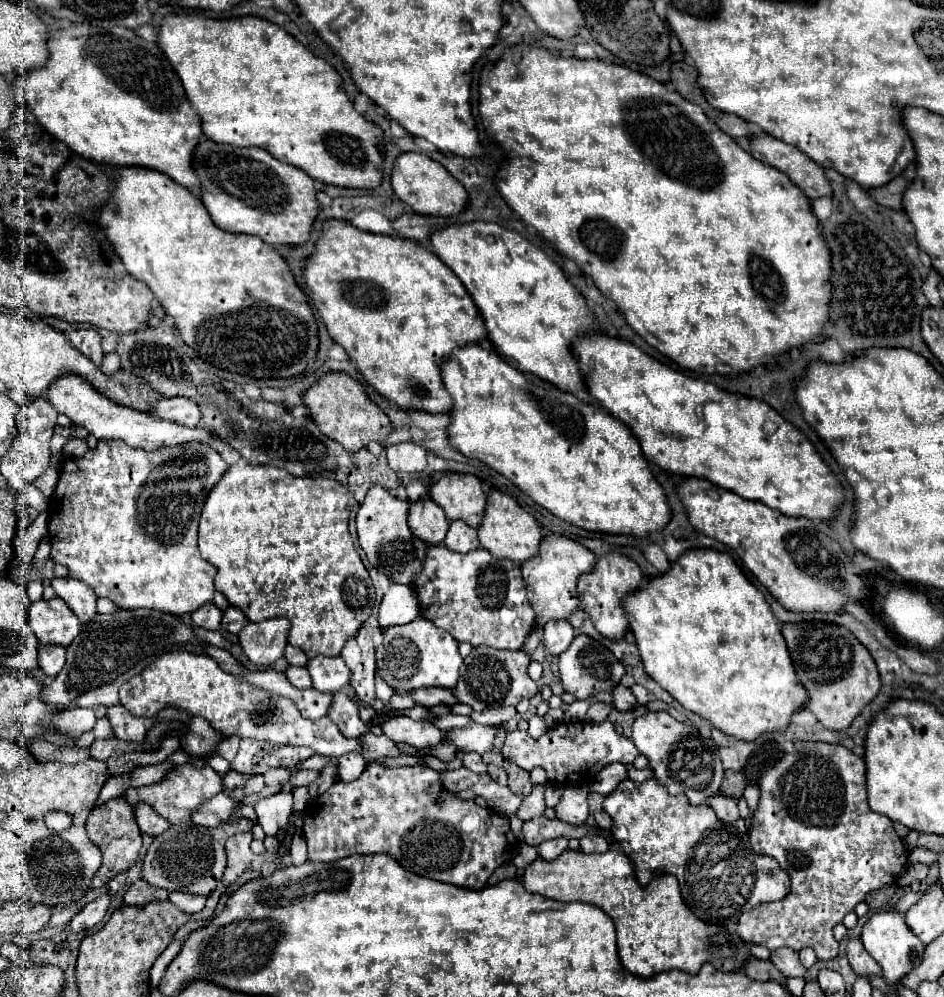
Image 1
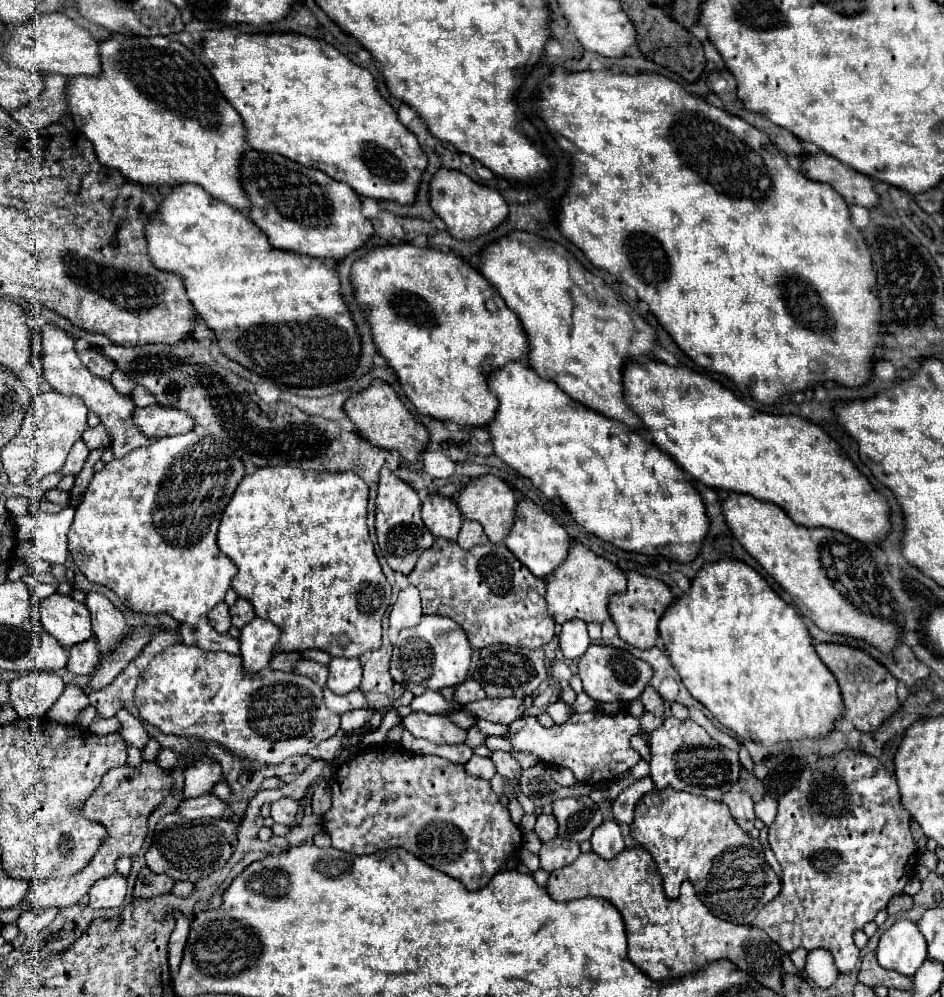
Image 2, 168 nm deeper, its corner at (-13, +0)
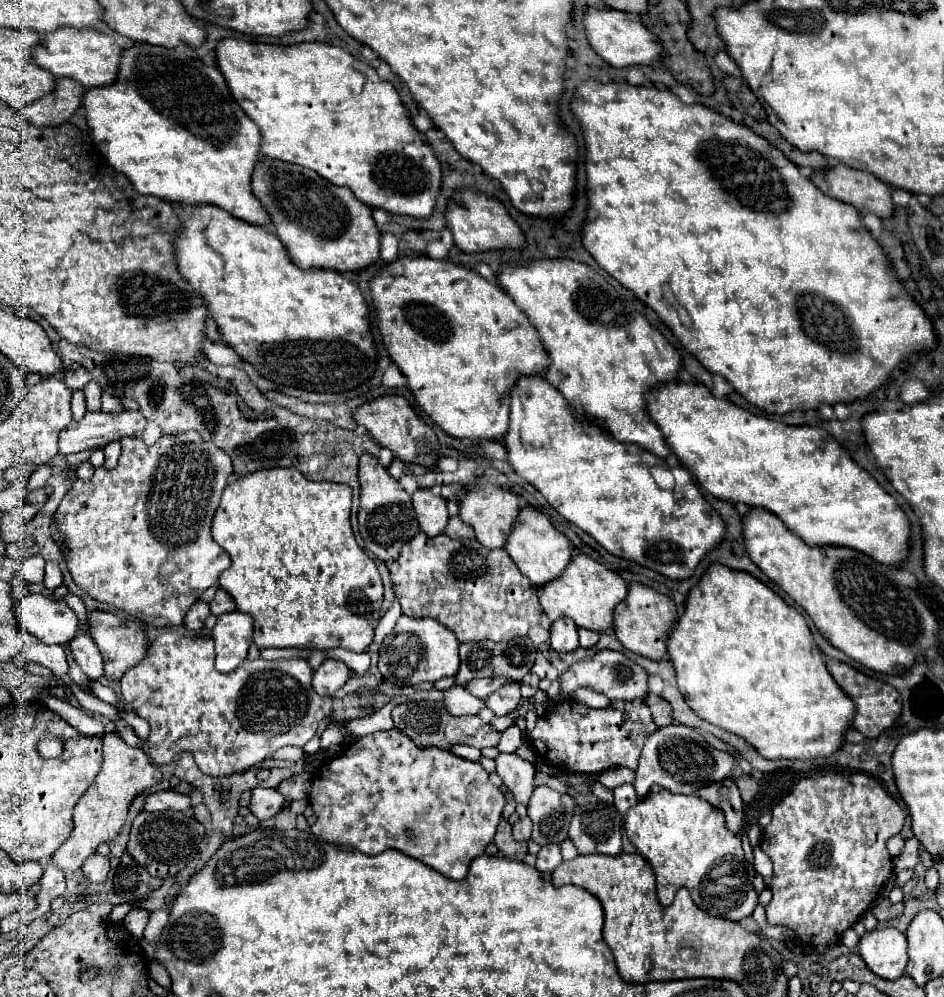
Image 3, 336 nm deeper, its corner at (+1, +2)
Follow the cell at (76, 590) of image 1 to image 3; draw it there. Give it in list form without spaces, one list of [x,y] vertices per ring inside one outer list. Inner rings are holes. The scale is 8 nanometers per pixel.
[[[91,611],[89,613],[89,635],[95,639],[95,643],[101,649],[101,655],[105,661],[105,677],[109,677],[111,681],[119,681],[121,675],[125,675],[125,671],[129,671],[141,659],[145,659],[145,651],[149,649],[145,629],[139,623],[119,617],[115,613]]]

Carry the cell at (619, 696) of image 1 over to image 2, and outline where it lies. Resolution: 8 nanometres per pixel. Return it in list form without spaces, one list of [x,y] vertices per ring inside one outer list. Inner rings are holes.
[[[647,685],[647,689],[641,693],[641,703],[643,703],[643,707],[645,707],[645,711],[651,711],[653,715],[663,715],[663,711],[665,711],[665,705],[663,705],[663,699],[657,695],[657,691],[653,689],[653,687],[649,687]]]

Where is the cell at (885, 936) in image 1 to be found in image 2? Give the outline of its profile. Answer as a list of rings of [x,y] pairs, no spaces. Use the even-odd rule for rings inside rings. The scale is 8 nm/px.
[[[909,919],[893,923],[879,939],[877,959],[881,967],[911,977],[927,959],[927,945],[917,925]]]

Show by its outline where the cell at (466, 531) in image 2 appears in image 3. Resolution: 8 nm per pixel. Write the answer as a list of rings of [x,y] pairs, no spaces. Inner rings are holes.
[[[451,517],[451,519],[449,519],[449,523],[447,523],[447,527],[445,527],[445,533],[447,533],[449,537],[453,537],[453,539],[463,539],[463,537],[473,539],[473,537],[475,537],[473,527],[467,525],[465,521],[461,521],[459,517]]]

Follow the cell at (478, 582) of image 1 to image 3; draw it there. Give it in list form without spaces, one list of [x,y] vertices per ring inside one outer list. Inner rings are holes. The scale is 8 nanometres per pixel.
[[[419,531],[409,543],[405,543],[401,555],[389,565],[389,571],[403,615],[433,617],[439,623],[447,625],[457,635],[459,643],[481,639],[509,641],[513,637],[523,637],[533,625],[539,623],[539,617],[543,613],[537,599],[537,589],[529,583],[529,579],[525,579],[525,575],[521,575],[507,551],[489,551],[477,539],[451,539],[445,533],[427,537],[423,531]]]

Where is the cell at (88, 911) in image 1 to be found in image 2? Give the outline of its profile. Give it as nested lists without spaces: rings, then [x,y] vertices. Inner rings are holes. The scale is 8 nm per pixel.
[[[119,873],[105,877],[89,889],[89,907],[91,909],[117,909],[117,907],[121,907],[123,899],[125,899],[125,889],[127,889],[127,881]]]

